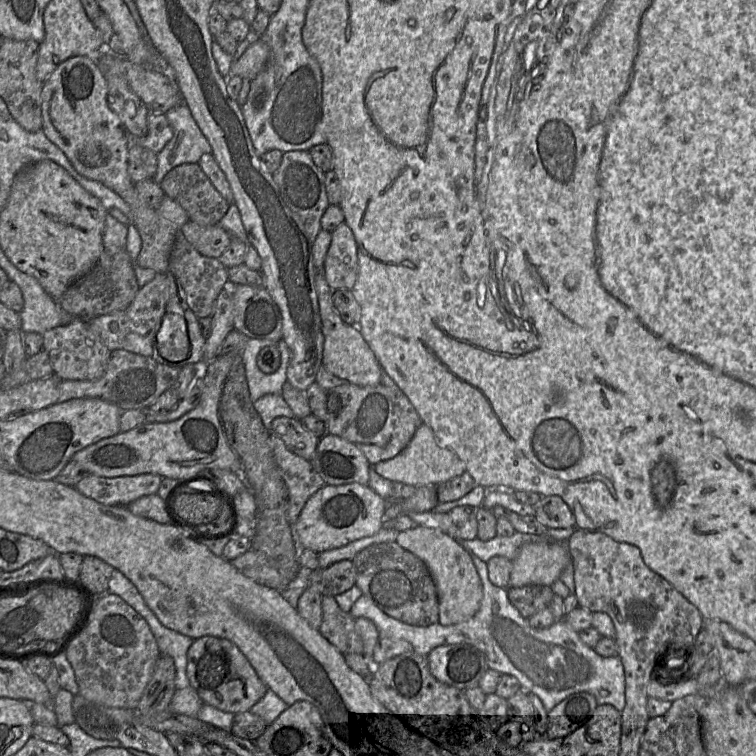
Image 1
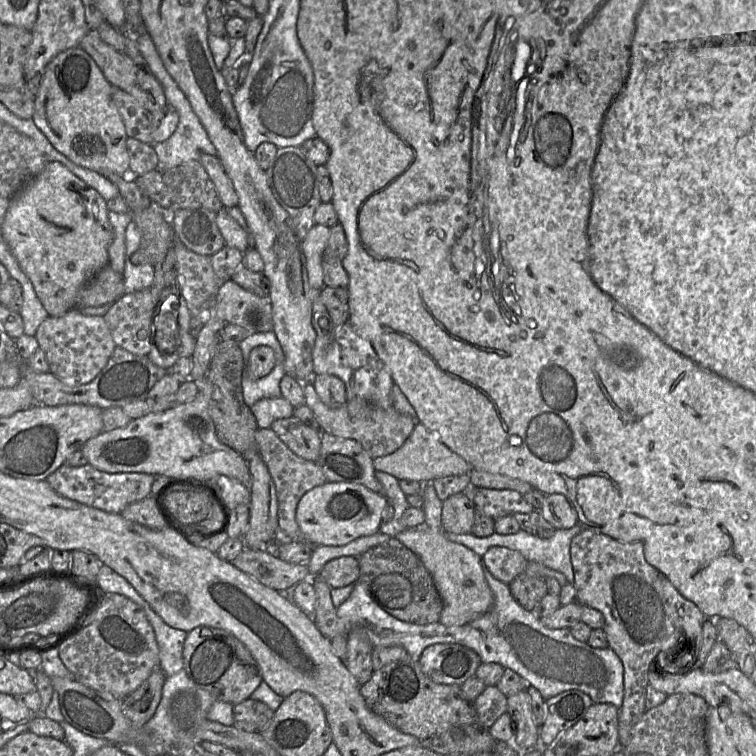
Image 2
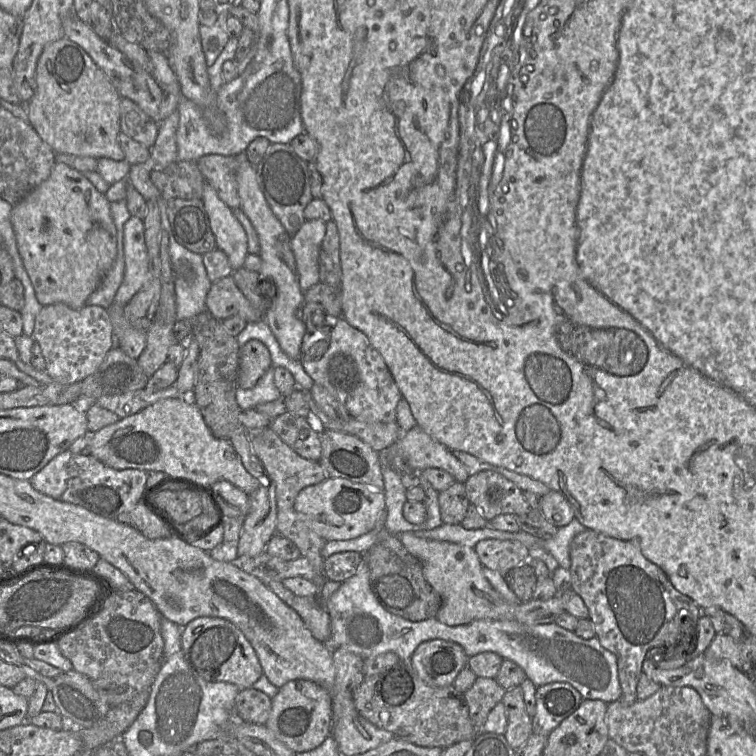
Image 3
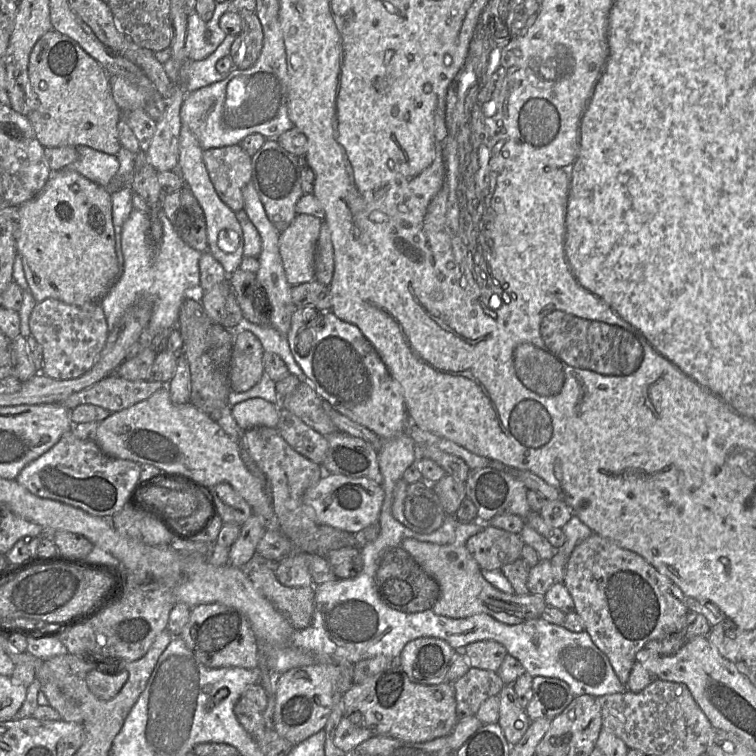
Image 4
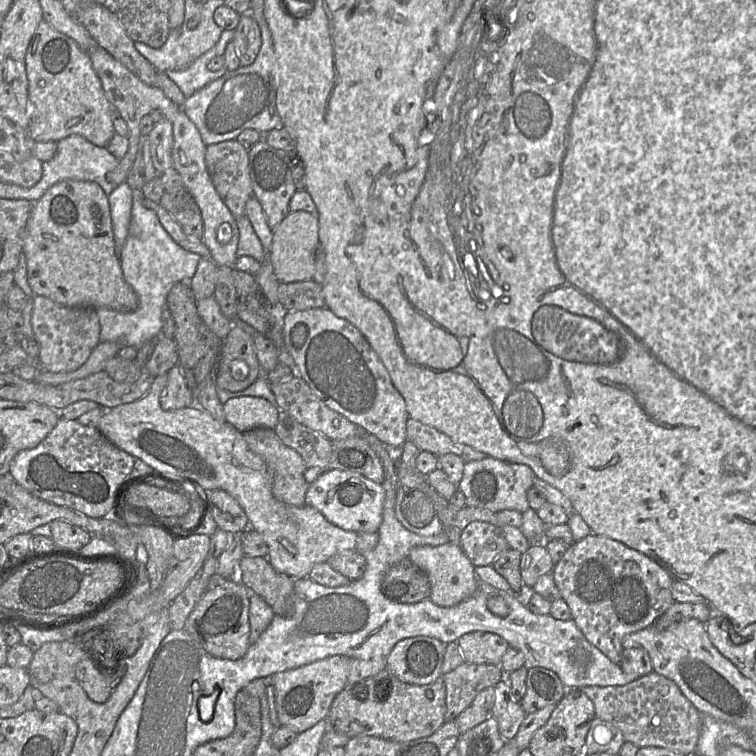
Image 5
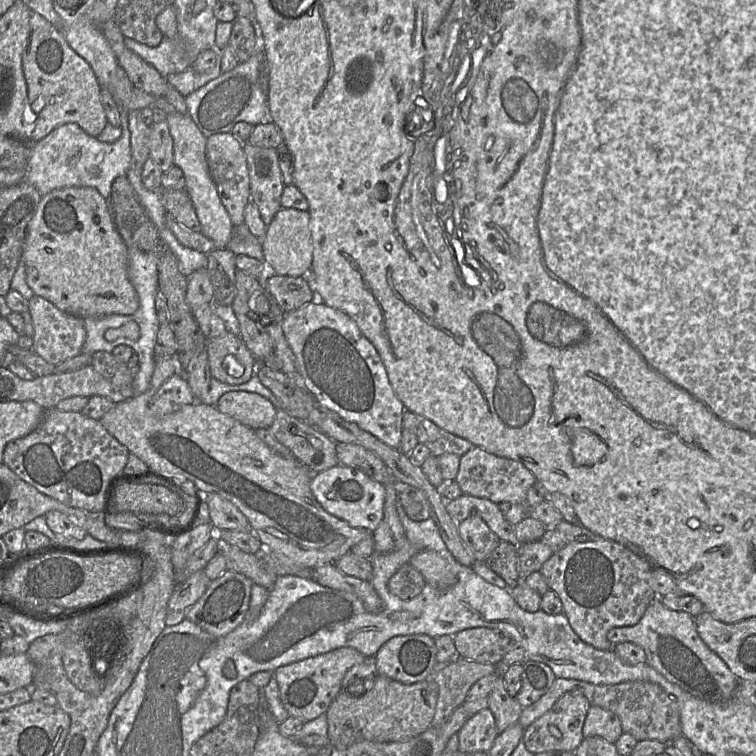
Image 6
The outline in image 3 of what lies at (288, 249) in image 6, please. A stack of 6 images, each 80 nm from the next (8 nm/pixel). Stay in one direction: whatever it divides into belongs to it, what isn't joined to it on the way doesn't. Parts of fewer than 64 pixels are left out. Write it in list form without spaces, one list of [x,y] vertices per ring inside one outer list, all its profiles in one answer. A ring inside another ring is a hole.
[[[306,220],[291,237],[291,248],[296,260],[299,284],[303,291],[320,282],[319,255],[325,233],[325,222]]]

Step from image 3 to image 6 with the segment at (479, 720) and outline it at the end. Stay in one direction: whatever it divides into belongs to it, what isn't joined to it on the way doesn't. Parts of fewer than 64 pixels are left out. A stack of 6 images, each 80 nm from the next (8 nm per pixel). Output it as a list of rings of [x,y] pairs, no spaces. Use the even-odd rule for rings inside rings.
[[[458,657],[443,669],[437,670],[432,679],[439,687],[438,700],[431,726],[439,728],[464,704],[470,688],[481,678],[500,676],[496,665],[480,663]]]

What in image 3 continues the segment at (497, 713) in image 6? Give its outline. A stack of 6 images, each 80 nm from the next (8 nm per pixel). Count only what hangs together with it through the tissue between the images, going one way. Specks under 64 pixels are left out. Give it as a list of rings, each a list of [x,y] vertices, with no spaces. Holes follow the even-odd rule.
[[[521,687],[507,690],[502,703],[507,716],[507,729],[504,736],[508,744],[516,750],[534,733],[533,720],[526,711]]]

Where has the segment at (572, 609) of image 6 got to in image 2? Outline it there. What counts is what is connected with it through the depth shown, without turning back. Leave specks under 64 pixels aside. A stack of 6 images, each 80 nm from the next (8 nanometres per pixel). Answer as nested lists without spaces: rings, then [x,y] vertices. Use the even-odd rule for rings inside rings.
[[[582,529],[576,536],[571,540],[570,545],[570,555],[571,562],[574,573],[574,583],[573,586],[576,590],[576,601],[581,605],[586,605],[591,608],[594,608],[602,613],[604,616],[604,626],[603,631],[606,635],[608,641],[608,647],[611,648],[621,659],[623,664],[623,684],[624,684],[624,696],[623,703],[621,707],[619,707],[619,719],[618,719],[618,733],[619,733],[619,744],[620,747],[627,746],[629,744],[631,738],[631,731],[633,727],[641,720],[643,714],[646,709],[646,690],[649,685],[648,681],[648,673],[650,668],[653,670],[653,663],[655,663],[658,659],[661,659],[662,654],[665,650],[671,649],[671,647],[678,641],[676,647],[678,648],[687,648],[692,647],[692,651],[696,646],[697,641],[697,654],[701,645],[701,629],[702,625],[707,618],[702,611],[690,600],[683,597],[676,588],[671,584],[671,582],[654,568],[652,565],[647,563],[643,553],[643,545],[640,542],[632,542],[632,543],[621,543],[608,535],[597,533],[595,531],[589,529]]]

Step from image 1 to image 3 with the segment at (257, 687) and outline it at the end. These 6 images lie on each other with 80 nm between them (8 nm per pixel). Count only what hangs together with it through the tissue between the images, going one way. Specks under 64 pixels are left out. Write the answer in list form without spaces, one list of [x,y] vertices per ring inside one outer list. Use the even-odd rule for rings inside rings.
[[[198,617],[181,634],[184,657],[193,671],[206,681],[235,684],[241,691],[253,687],[264,674],[259,658],[243,632],[232,622],[218,617]]]

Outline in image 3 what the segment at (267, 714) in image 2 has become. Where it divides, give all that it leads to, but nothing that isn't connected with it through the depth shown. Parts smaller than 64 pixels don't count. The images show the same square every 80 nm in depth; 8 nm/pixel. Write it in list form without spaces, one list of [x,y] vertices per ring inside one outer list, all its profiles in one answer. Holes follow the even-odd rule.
[[[250,687],[236,697],[236,713],[246,723],[266,725],[272,710],[272,698]]]

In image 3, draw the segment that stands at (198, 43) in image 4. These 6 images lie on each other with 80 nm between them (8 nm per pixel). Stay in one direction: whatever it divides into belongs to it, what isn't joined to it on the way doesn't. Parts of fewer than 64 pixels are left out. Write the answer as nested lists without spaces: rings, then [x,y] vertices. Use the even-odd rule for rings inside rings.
[[[226,7],[218,9],[218,18],[213,26],[199,26],[201,45],[206,63],[211,66],[216,61],[230,37],[227,33],[226,20],[230,17]]]

